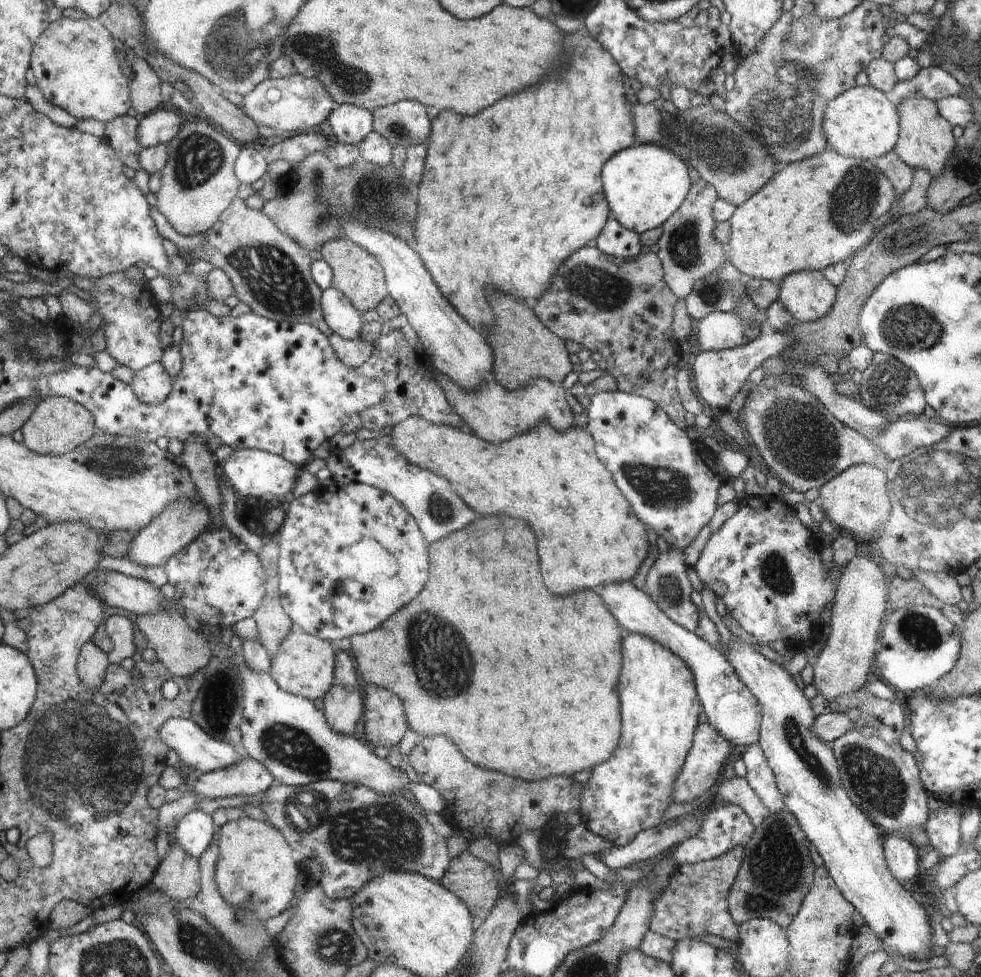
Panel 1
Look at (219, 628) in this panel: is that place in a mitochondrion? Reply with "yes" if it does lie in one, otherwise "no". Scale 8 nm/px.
no

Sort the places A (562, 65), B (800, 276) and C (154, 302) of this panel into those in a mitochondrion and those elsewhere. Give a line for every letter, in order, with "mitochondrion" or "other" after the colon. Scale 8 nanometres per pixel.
A: other
B: other
C: other

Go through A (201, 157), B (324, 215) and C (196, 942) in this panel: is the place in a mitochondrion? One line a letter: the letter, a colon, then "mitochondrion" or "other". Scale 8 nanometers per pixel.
A: mitochondrion
B: mitochondrion
C: mitochondrion

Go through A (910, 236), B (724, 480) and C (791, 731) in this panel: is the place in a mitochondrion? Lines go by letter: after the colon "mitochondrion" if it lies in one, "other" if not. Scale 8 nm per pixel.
A: mitochondrion
B: other
C: mitochondrion

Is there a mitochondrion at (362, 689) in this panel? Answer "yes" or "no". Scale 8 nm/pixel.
no

